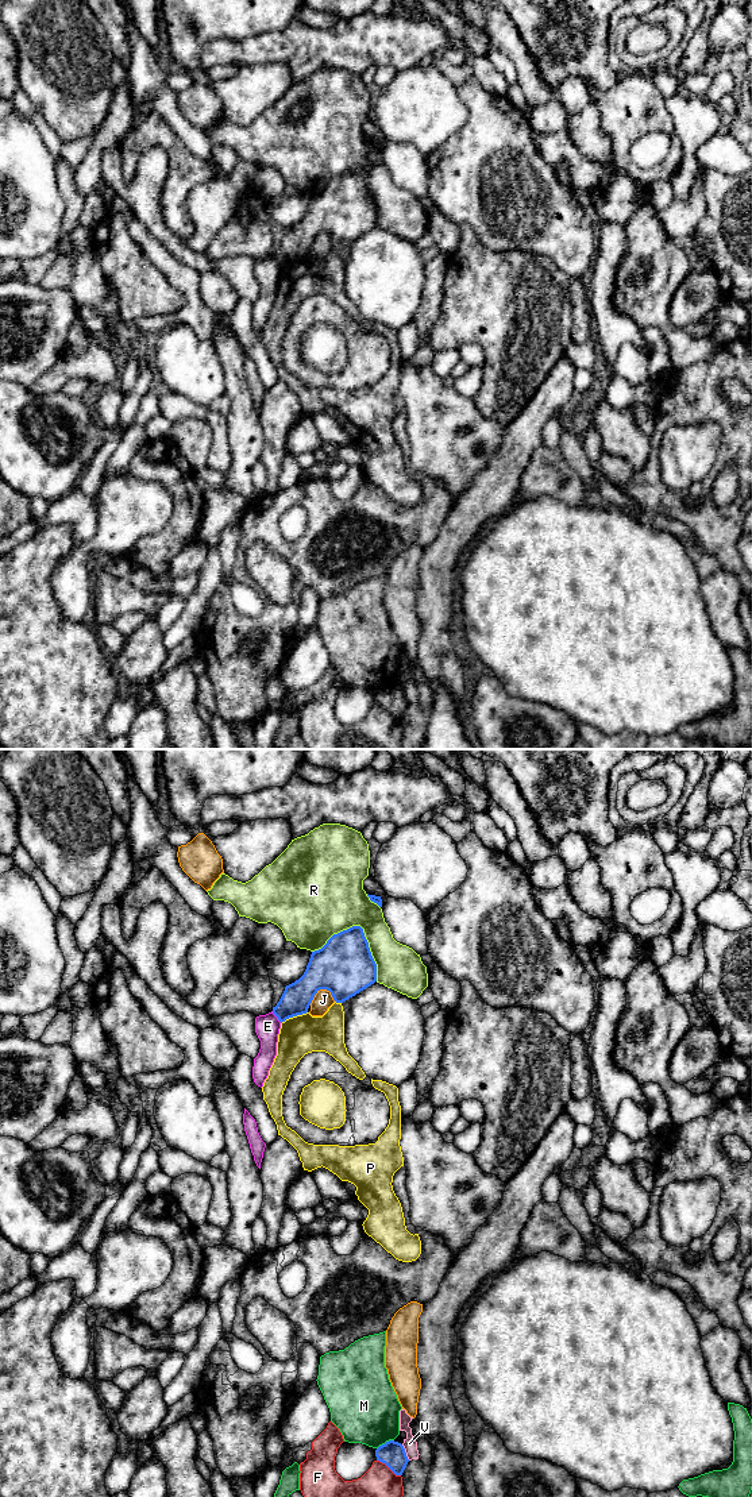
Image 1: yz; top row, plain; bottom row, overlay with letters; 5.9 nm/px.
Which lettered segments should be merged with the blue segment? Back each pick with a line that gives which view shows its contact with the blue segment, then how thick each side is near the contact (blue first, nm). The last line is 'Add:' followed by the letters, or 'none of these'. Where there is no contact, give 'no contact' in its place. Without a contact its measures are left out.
Add: none of these

